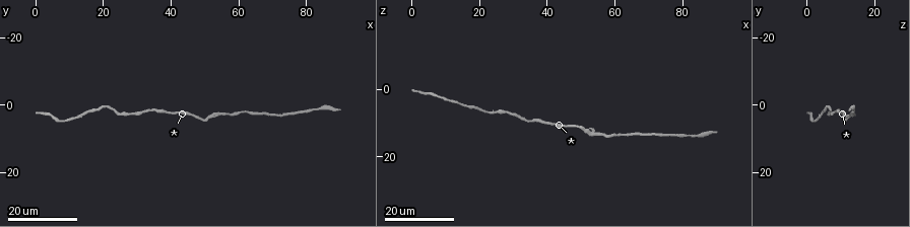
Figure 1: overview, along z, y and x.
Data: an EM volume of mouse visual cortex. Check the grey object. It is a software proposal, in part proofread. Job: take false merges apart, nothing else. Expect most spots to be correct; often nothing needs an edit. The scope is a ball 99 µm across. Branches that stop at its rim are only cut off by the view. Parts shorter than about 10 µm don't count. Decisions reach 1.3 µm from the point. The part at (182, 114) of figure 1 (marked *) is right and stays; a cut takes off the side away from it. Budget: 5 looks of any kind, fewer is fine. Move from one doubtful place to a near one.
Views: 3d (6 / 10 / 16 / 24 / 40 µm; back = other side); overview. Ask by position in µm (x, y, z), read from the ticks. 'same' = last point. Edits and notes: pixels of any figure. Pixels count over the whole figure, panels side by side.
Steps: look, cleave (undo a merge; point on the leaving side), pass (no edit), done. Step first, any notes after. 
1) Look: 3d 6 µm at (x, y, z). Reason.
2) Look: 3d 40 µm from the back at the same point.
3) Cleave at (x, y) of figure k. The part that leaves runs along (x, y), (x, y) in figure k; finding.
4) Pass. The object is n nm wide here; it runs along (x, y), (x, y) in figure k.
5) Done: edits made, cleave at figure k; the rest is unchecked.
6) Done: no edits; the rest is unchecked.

Look: 3d 24 µm at (60.5, 2.5, 13.5). Thick turns thin.

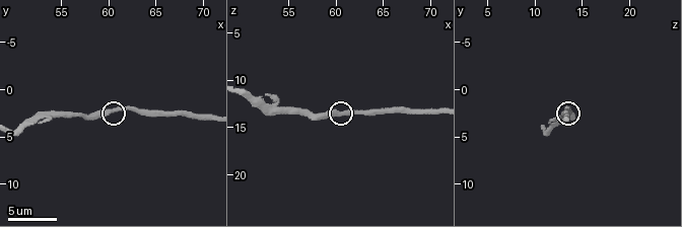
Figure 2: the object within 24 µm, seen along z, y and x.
Look: 3d 10 µm at (60.2, 2.4, 13.4). Closer look.

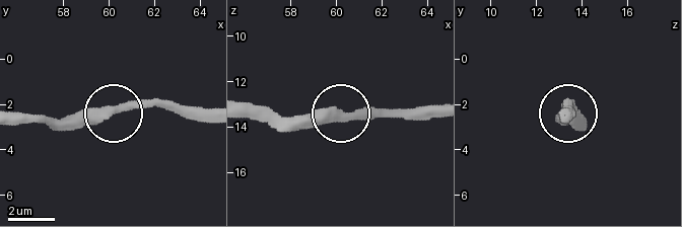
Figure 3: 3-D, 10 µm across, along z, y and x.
Pass. The object is 410 nm wide here; it runs along (16, 123), (92, 123), (138, 105), (172, 105) in figure 3; one cell here.

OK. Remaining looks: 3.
Look: 3d 16 µm at (81.5, 2.0, 13.5). Thick turns thin.

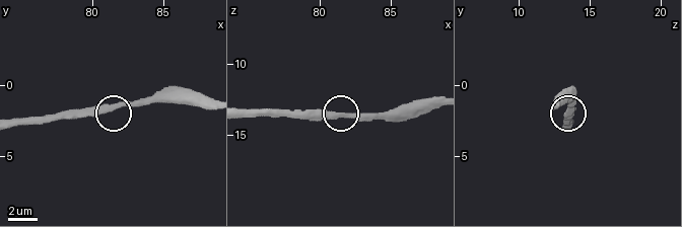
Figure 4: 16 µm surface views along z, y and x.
Look: 3d 10 µm at (81.2, 1.6, 13.6).

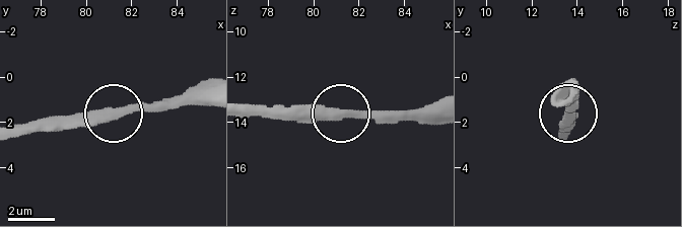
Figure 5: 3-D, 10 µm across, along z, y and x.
Pass. It runs along (16, 135), (97, 124), (121, 111), (172, 107) in figure 5; continuous, no second cell.

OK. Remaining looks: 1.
Look: 3d 6 µm at (53.0, 3.0, 12.6). Thin neck.

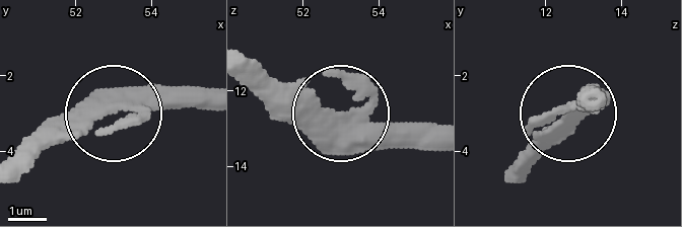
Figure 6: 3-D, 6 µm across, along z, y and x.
Pass. 3 arms meet here; one cell here.

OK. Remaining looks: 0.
Done: no edits; the rest is unchecked.

